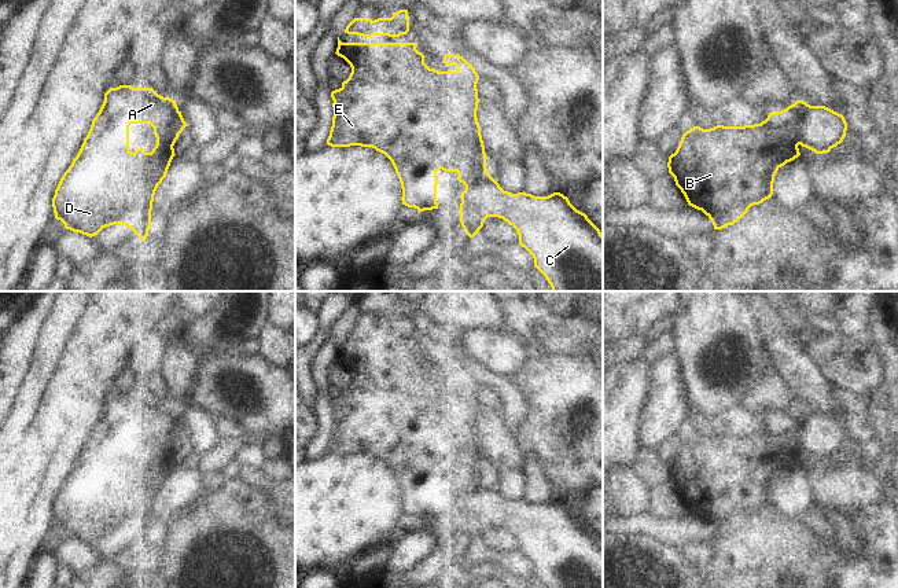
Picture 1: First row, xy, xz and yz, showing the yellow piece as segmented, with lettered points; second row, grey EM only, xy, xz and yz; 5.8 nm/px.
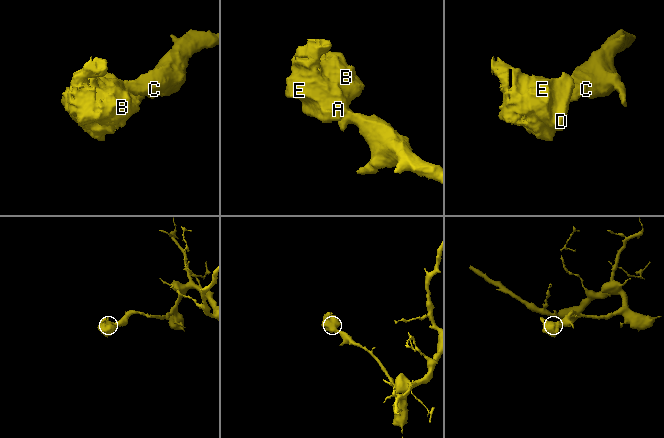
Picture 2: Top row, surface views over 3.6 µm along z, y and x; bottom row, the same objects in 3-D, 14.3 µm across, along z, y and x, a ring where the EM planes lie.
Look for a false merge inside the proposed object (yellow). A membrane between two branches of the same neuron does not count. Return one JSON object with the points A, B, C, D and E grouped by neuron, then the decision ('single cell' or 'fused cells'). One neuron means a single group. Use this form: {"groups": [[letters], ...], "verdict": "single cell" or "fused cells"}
{"groups": [["A", "B", "D", "E"], ["C"]], "verdict": "fused cells"}

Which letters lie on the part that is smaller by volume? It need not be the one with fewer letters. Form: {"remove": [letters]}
{"remove": ["A", "B", "D", "E"]}

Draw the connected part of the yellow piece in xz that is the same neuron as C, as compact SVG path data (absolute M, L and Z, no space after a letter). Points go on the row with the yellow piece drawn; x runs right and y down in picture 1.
M487 174L461 192L459 214L470 238L479 232L487 217L498 217L512 225L519 235L519 245L533 256L534 267L545 276L552 291L603 291L603 234L563 194L512 194Z

